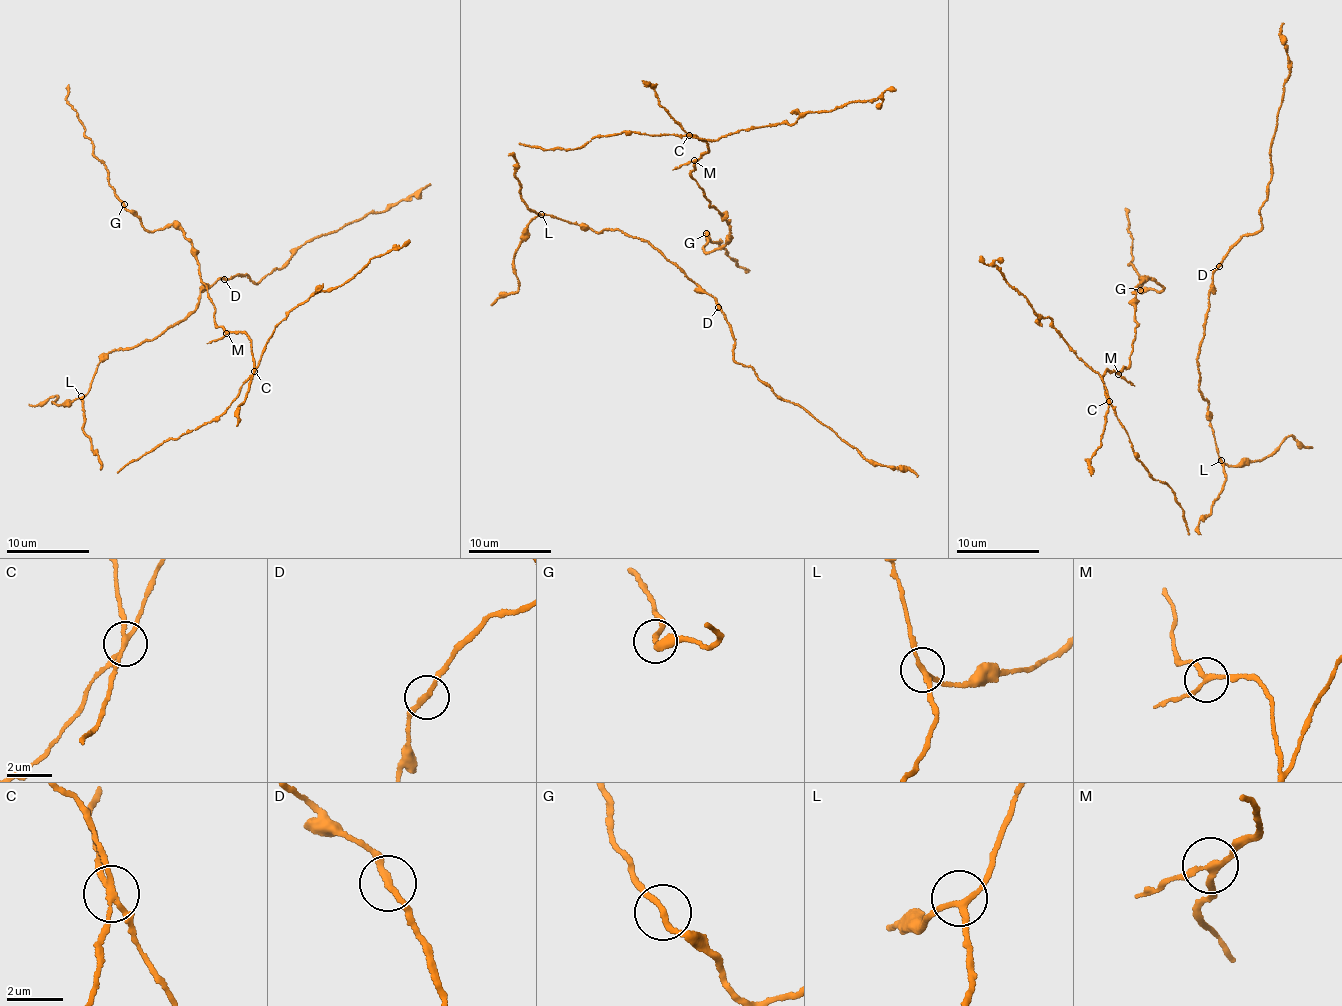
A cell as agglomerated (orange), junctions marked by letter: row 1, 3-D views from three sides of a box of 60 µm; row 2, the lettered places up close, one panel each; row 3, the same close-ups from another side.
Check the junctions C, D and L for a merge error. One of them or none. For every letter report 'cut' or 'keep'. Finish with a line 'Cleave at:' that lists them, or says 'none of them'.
C: cut
D: keep
L: keep
Cleave at: C

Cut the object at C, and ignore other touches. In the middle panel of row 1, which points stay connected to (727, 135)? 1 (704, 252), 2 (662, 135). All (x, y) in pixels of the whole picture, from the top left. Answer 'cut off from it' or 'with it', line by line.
1: cut off from it
2: with it

